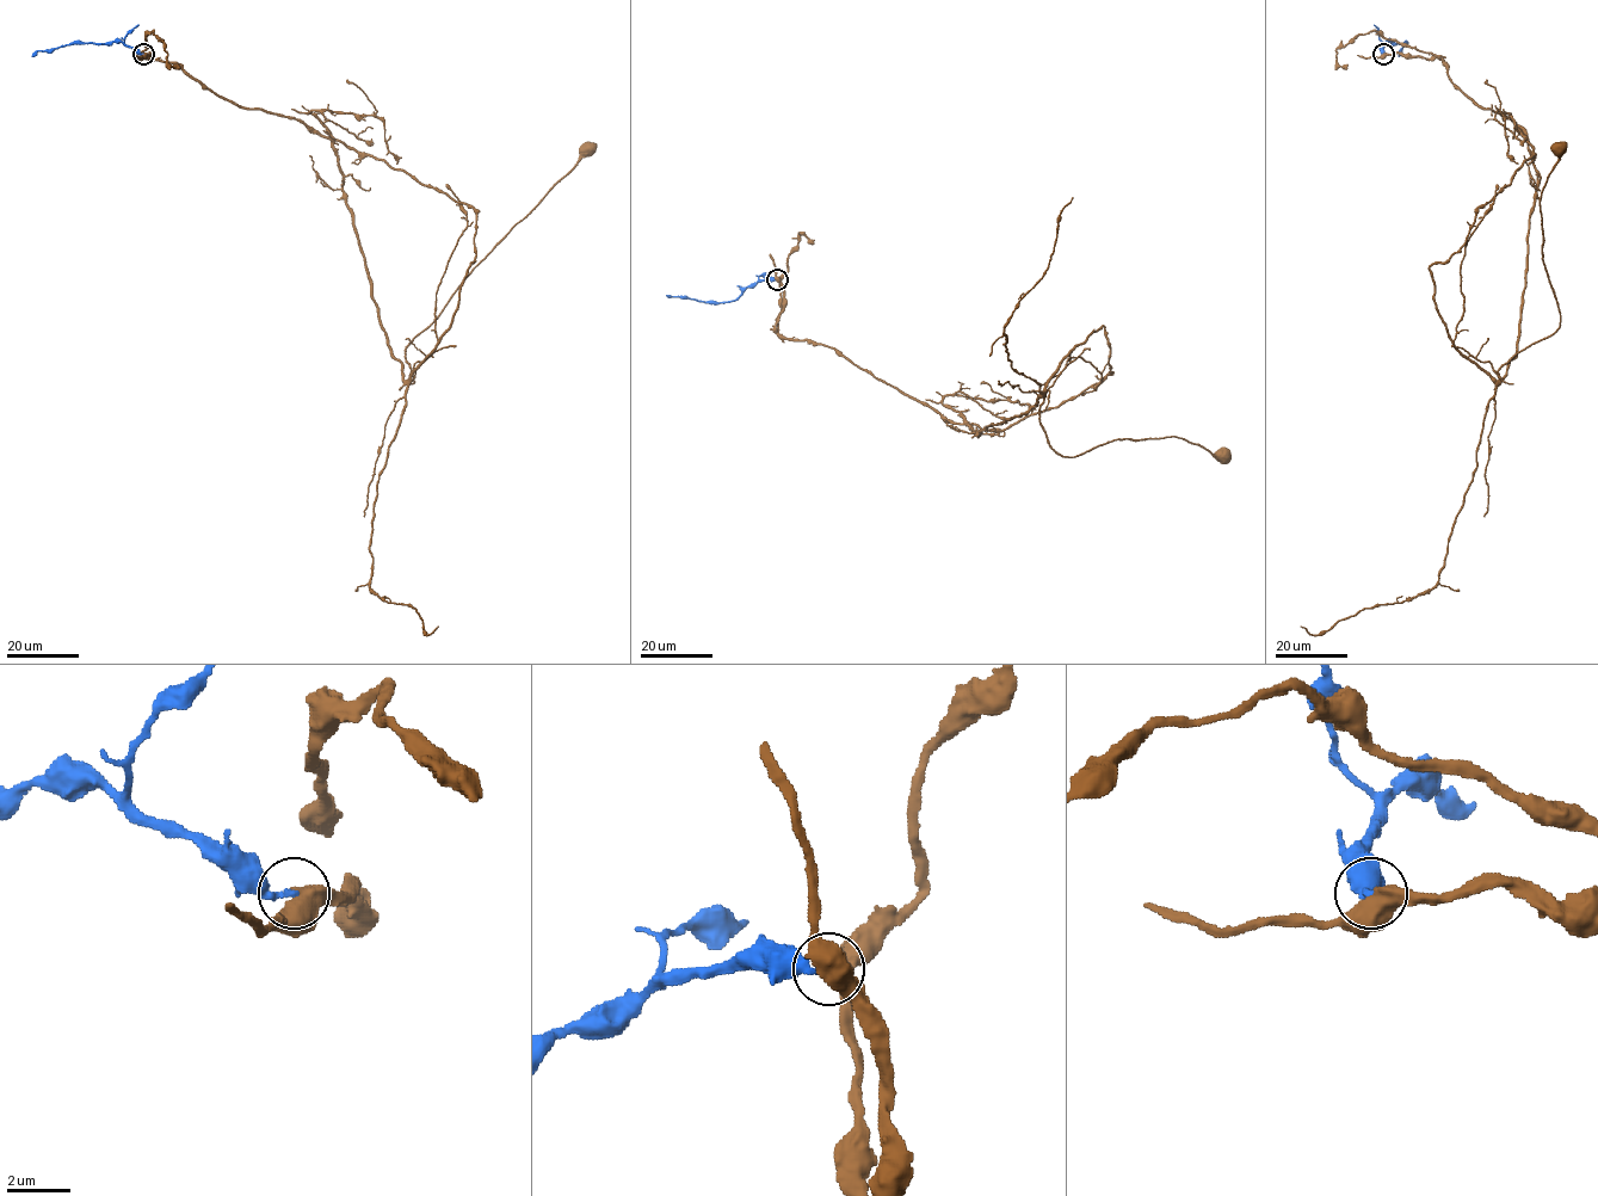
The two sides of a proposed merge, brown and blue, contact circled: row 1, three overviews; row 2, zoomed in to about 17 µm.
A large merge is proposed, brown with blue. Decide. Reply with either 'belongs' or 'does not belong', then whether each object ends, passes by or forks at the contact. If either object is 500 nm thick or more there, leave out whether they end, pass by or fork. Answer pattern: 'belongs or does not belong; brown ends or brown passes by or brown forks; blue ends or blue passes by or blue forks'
belongs

